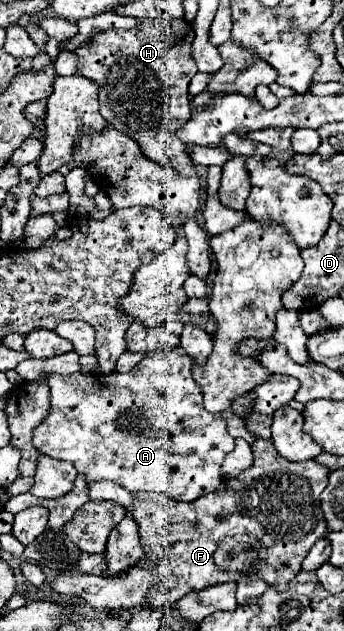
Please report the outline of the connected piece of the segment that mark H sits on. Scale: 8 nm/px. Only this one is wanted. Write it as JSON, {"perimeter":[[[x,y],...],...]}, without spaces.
{"perimeter":[[[140,19],[140,23],[132,29],[108,29],[100,31],[86,47],[78,47],[74,53],[78,57],[78,75],[92,79],[98,87],[100,115],[108,121],[110,127],[130,135],[142,149],[142,153],[158,163],[168,163],[168,167],[176,167],[180,173],[198,175],[188,153],[184,151],[184,143],[176,137],[176,131],[190,119],[190,99],[188,99],[188,83],[196,73],[196,63],[192,57],[192,41],[194,31],[192,25],[184,19]]]}

